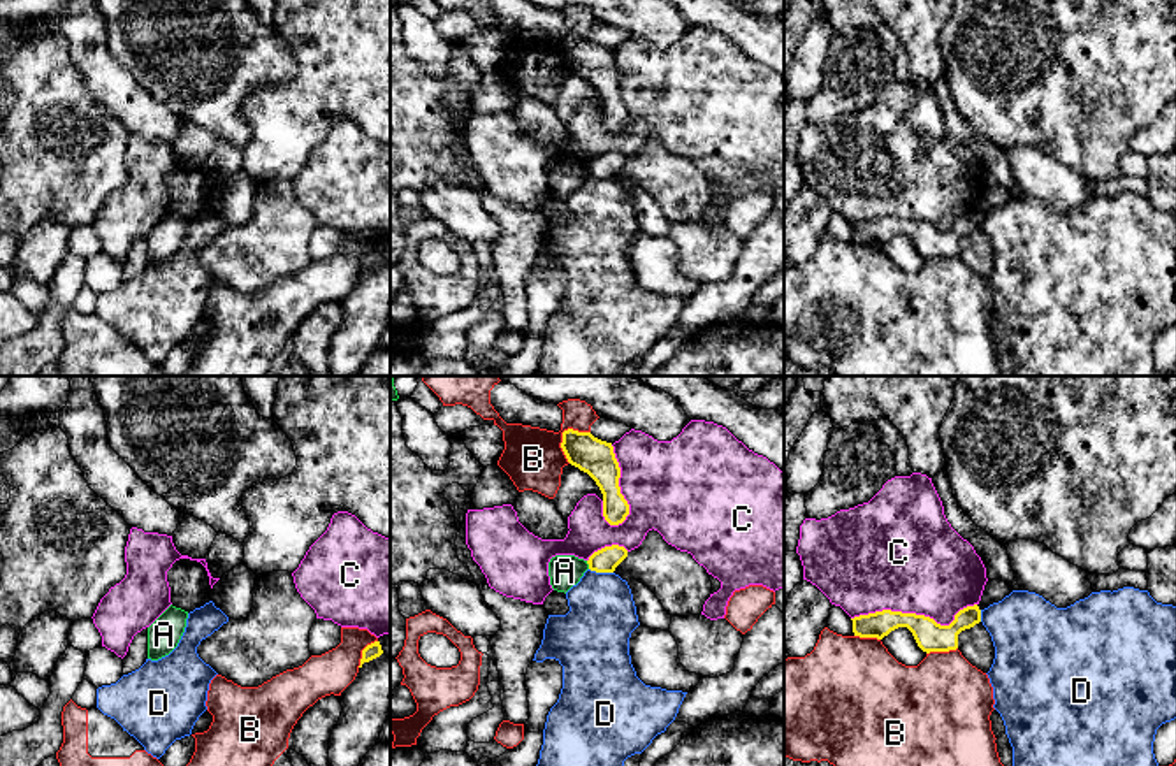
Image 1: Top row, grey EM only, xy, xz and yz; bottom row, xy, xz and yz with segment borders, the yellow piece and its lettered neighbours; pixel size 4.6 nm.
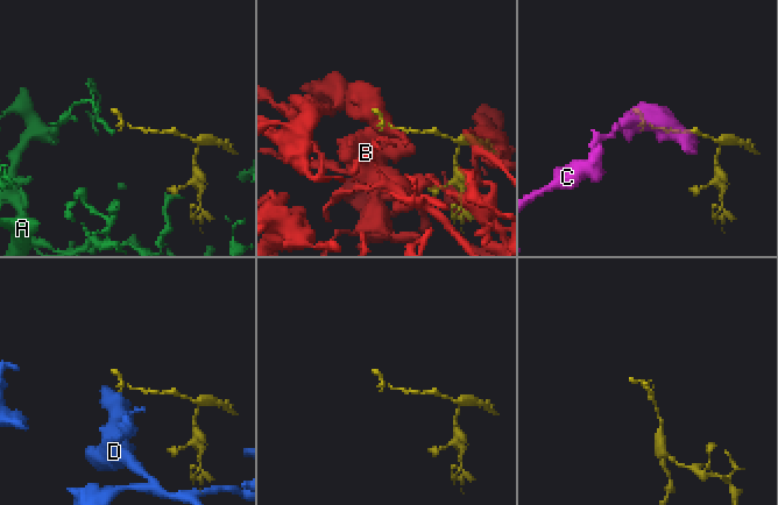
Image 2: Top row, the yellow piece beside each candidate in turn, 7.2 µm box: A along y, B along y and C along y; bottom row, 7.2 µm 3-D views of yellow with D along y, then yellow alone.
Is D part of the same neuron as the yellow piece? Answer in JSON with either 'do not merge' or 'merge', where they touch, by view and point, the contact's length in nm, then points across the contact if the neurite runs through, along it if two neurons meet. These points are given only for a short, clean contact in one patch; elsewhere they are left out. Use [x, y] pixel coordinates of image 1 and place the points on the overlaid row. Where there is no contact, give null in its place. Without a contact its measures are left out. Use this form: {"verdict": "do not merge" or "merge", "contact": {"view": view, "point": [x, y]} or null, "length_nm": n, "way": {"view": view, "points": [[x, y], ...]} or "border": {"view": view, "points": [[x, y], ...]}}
{"verdict": "do not merge", "contact": {"view": "xz", "point": [602, 571]}, "length_nm": 110, "border": {"view": "xz", "points": [[589, 568], [600, 573], [612, 573]]}}

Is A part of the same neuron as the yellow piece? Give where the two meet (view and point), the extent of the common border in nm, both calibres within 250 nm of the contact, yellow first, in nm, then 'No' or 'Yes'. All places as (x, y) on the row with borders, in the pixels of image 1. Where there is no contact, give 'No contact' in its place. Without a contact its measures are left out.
Touches yellow at xz (588, 563). Shared border 40 nm. Thickness 110 nm (yellow) against 150 nm. No

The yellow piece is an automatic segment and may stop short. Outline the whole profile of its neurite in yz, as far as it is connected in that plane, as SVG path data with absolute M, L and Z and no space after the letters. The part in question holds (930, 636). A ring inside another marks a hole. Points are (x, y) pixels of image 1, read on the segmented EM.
M977 604L967 606L955 615L949 625L940 625L933 618L916 613L882 610L851 618L853 632L860 638L882 640L898 627L907 627L918 647L930 652L949 652L958 648L958 634L981 622Z

